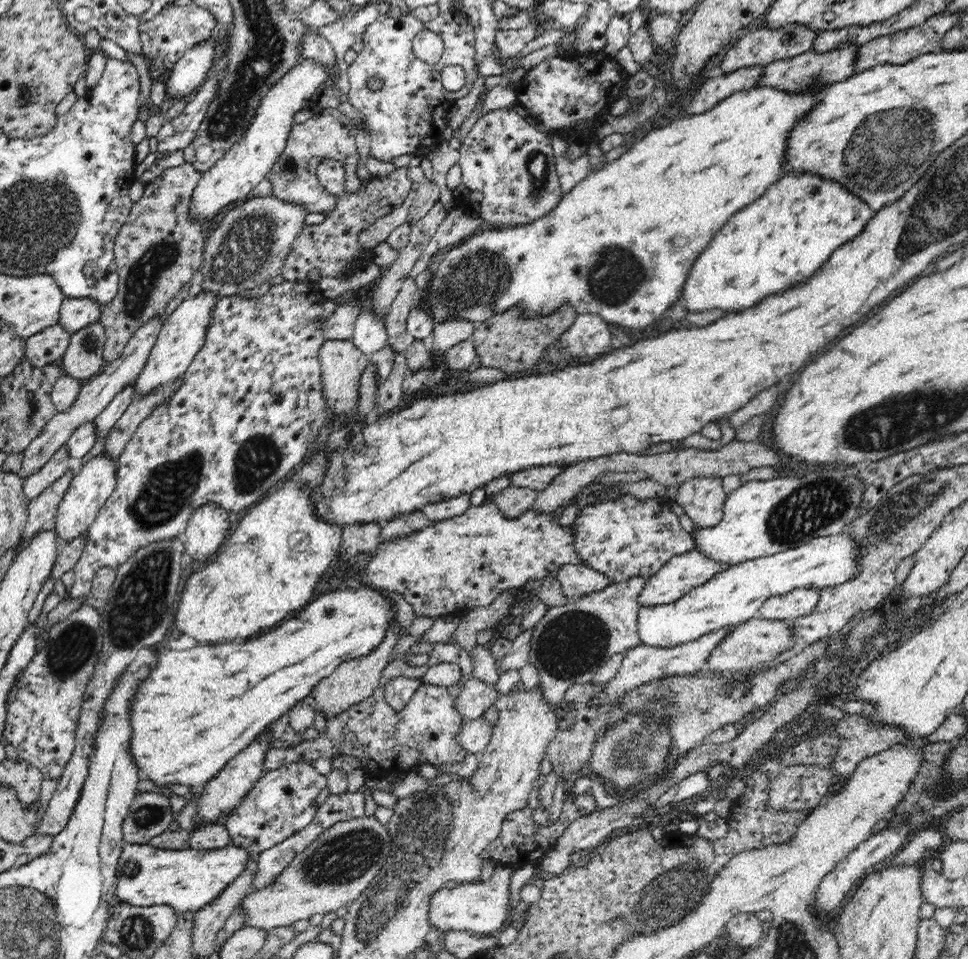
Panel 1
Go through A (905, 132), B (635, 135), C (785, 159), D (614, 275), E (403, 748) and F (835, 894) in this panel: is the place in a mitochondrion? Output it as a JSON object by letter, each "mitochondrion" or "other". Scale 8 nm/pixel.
{"A":"mitochondrion","B":"other","C":"other","D":"mitochondrion","E":"other","F":"other"}

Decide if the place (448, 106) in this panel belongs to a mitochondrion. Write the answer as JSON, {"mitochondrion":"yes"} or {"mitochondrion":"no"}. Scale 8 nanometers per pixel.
{"mitochondrion":"no"}

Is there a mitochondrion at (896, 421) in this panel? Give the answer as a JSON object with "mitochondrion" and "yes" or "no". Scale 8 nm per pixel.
{"mitochondrion":"yes"}

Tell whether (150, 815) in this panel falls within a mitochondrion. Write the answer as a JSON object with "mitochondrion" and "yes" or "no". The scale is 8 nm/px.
{"mitochondrion":"yes"}

